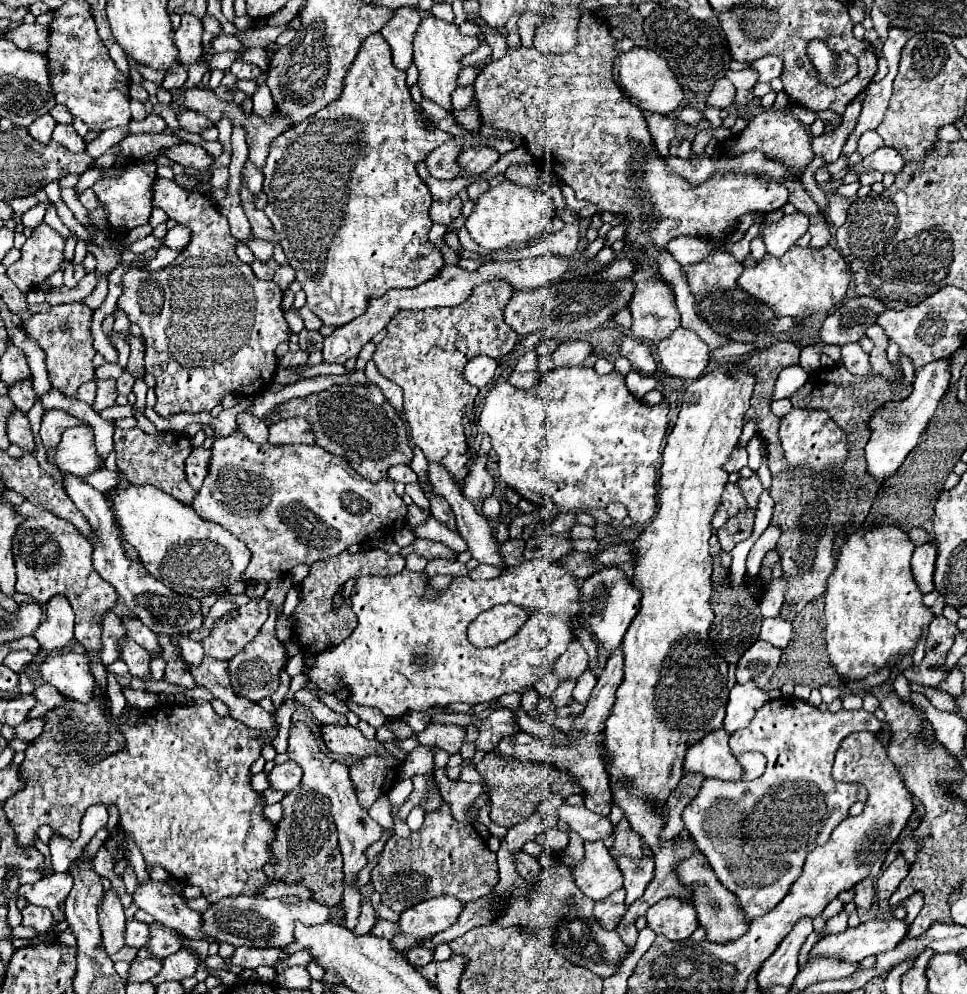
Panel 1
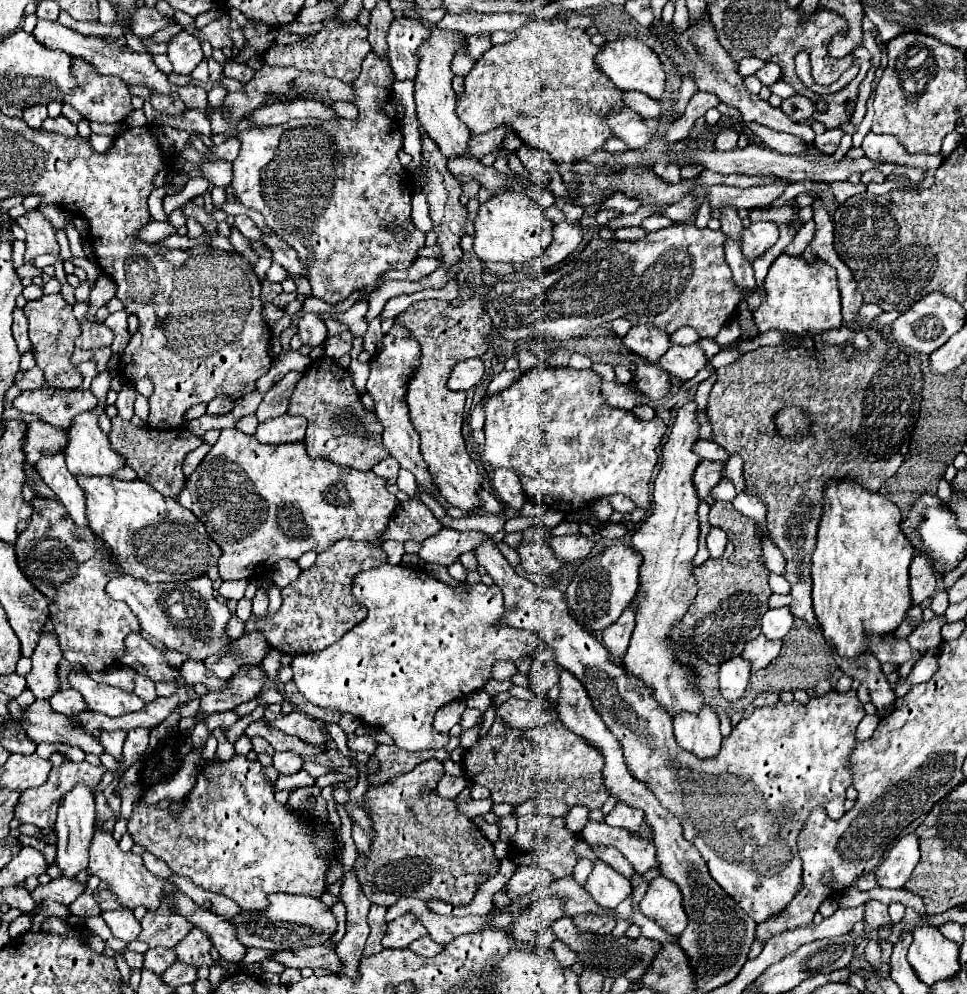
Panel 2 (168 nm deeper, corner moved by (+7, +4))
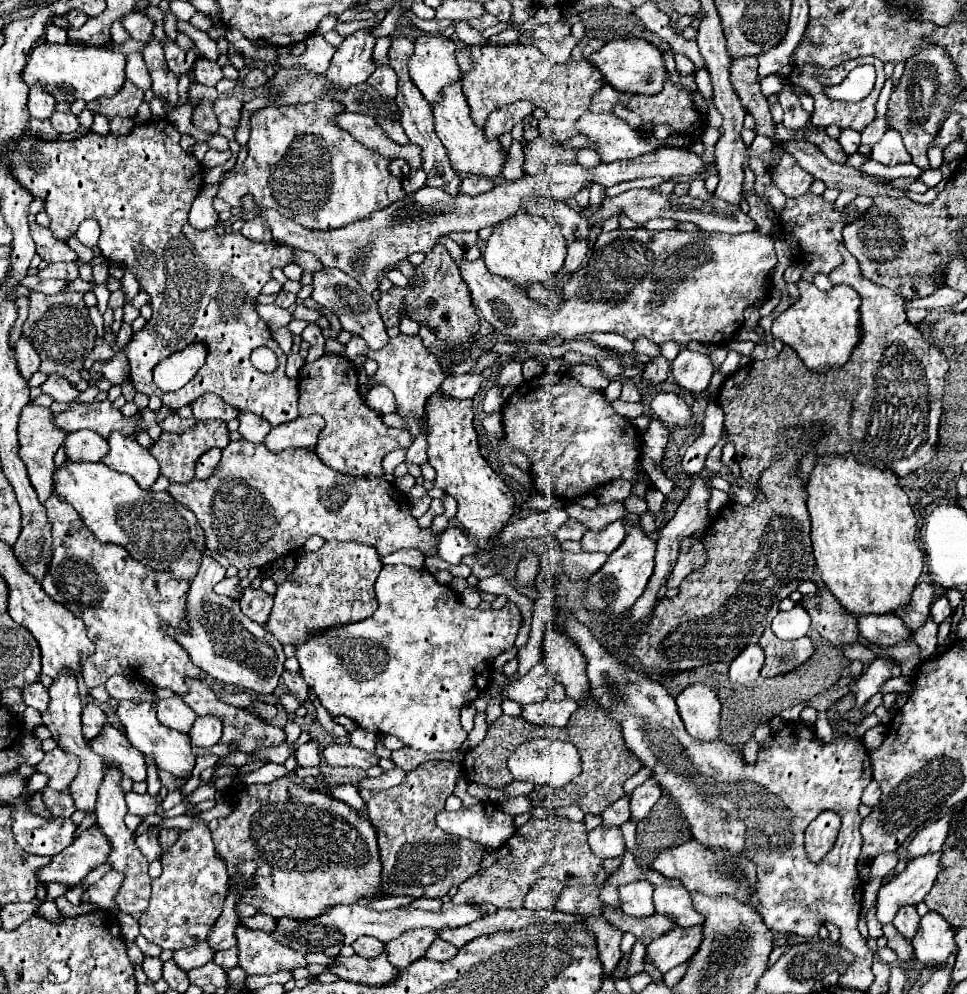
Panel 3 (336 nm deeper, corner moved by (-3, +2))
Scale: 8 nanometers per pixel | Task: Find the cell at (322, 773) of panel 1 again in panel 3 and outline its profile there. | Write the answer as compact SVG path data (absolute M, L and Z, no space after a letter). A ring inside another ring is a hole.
M362 936L360 940L356 940L352 944L352 948L362 958L376 958L376 956L380 956L384 952L384 944L380 944L380 940L372 940L372 936Z

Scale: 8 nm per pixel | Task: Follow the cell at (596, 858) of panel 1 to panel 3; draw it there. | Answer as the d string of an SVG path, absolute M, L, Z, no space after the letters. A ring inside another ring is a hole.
M638 880L632 884L620 886L622 910L634 918L652 916L656 912L654 902L652 902L652 892L654 892L654 888L648 880Z

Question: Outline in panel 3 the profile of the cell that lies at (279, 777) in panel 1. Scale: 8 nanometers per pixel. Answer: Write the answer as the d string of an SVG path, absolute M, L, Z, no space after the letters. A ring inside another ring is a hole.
M310 740L306 744L302 744L296 750L296 758L300 766L320 766L322 764L322 752L320 752L320 744L316 740Z

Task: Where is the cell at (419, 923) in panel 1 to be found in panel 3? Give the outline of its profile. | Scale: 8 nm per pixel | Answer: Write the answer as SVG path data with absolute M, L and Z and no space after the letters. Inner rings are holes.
M426 928L426 930L412 930L404 932L404 936L392 940L386 944L386 954L388 962L396 966L398 970L408 968L412 962L420 960L426 956L426 950L430 944L436 940L436 932Z

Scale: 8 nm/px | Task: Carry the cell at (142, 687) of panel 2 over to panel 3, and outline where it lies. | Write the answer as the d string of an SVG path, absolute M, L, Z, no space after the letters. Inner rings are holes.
M166 698L166 700L160 700L158 706L156 706L156 714L158 714L158 720L172 728L172 730L178 730L178 732L184 732L188 734L194 720L196 720L196 714L194 710L180 698Z

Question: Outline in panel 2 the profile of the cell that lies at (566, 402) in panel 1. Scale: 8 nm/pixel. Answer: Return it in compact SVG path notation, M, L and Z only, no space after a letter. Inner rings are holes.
M534 368L530 372L526 372L522 378L518 378L510 388L500 390L496 394L484 394L480 404L482 410L486 414L486 424L484 424L484 432L486 432L486 442L484 442L484 456L486 460L494 466L494 468L506 468L518 474L522 490L524 490L527 498L540 504L546 504L550 510L560 510L560 512L572 512L572 510L580 510L586 508L592 502L598 502L602 498L608 498L612 494L624 494L628 496L638 508L648 510L650 508L650 478L652 478L652 470L658 462L658 454L660 454L660 444L662 438L666 434L666 424L662 422L662 418L654 416L652 420L638 420L630 410L620 410L620 408L612 408L610 404L606 404L606 398L600 390L600 376L594 370L574 370L574 368Z

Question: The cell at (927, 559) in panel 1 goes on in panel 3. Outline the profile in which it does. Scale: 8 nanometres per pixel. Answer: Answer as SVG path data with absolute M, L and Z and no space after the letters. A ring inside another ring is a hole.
M922 582L922 584L918 584L916 590L912 592L910 602L908 602L904 608L900 608L900 614L896 614L896 616L902 618L902 622L914 632L914 630L918 630L918 628L928 620L928 616L930 616L930 606L932 606L934 598L936 598L934 586Z

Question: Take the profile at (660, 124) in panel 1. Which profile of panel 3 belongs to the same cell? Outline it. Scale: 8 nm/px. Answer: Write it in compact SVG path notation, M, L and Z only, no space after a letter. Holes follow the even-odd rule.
M586 112L580 120L576 120L576 130L594 144L594 150L600 154L602 162L632 160L654 150L652 142L644 140L634 128L612 112Z

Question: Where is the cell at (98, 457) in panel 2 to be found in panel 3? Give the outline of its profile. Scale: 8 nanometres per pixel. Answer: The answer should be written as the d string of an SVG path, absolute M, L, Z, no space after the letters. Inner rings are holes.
M114 432L108 438L108 444L110 452L104 458L104 464L120 474L132 476L142 490L150 490L160 476L158 460L146 448L142 448L136 438L122 436L120 432Z

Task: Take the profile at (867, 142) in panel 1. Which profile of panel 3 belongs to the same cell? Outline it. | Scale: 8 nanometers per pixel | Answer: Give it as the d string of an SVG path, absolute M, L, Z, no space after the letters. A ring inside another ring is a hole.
M888 130L882 136L882 140L874 144L872 158L882 162L882 164L888 164L888 166L910 162L910 154L906 152L906 148L902 144L902 136L896 130Z

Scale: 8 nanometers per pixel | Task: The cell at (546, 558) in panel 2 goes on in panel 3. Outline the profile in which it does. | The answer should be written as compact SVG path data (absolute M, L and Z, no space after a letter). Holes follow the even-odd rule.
M562 552L564 558L564 568L566 568L566 576L572 580L590 580L608 560L606 554L600 552L580 552L580 554L570 554L570 552Z

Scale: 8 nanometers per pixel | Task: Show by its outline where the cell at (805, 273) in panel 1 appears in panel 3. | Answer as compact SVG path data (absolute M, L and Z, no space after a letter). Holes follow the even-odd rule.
M798 282L800 300L782 312L772 324L772 336L794 348L800 360L812 372L828 372L844 366L852 350L860 344L860 296L846 284L838 284L828 292L820 292L814 284Z

